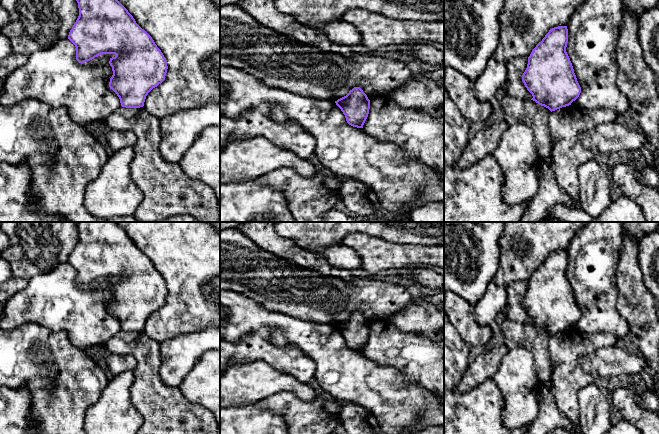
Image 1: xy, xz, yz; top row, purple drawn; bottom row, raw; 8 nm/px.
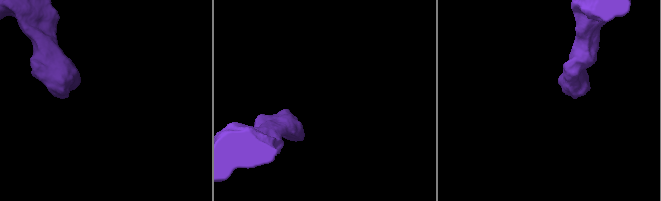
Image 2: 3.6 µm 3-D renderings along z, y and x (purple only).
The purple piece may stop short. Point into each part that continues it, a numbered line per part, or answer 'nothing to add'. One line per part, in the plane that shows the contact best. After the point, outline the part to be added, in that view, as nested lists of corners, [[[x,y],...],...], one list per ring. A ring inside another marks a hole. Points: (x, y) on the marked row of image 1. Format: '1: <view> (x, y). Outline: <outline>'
nothing to add

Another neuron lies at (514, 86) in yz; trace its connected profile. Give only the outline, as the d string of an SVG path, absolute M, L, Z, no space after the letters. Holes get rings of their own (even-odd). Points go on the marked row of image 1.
M517 56L510 60L507 64L507 78L503 86L505 94L520 99L532 99L532 94L527 90L522 75L528 64L528 57Z

